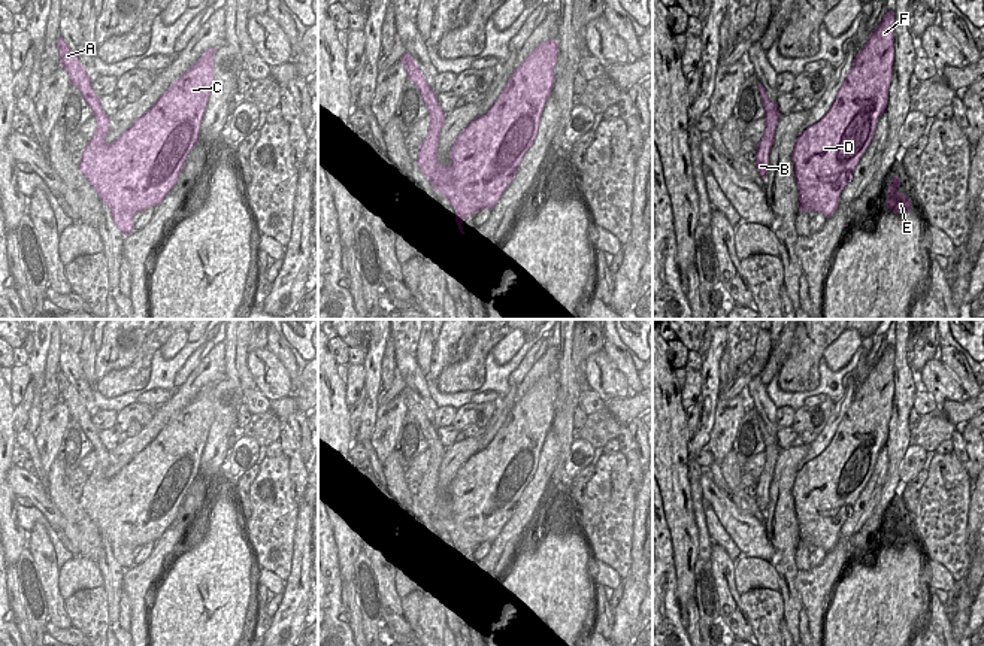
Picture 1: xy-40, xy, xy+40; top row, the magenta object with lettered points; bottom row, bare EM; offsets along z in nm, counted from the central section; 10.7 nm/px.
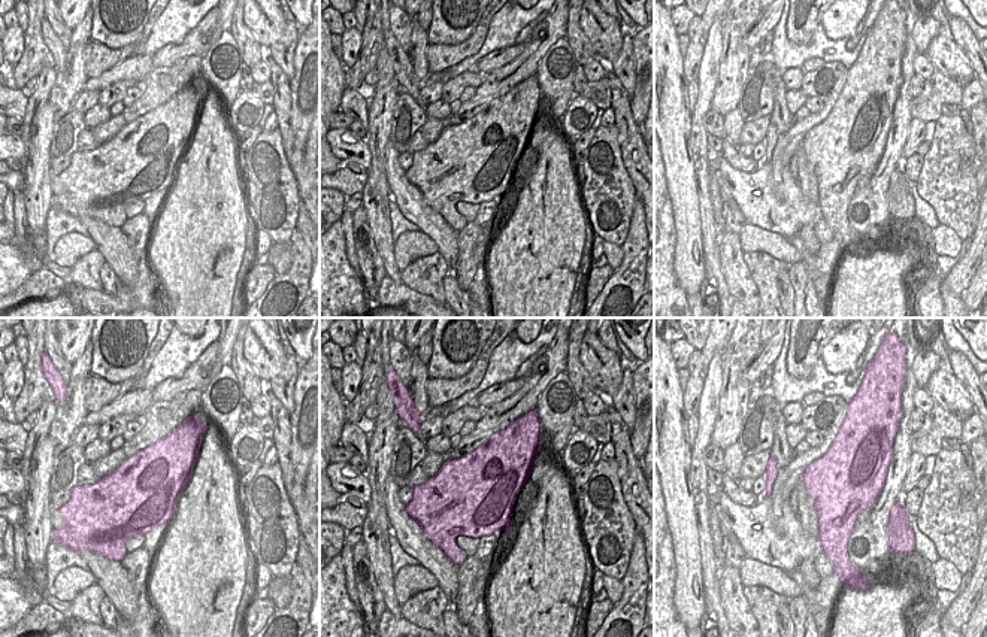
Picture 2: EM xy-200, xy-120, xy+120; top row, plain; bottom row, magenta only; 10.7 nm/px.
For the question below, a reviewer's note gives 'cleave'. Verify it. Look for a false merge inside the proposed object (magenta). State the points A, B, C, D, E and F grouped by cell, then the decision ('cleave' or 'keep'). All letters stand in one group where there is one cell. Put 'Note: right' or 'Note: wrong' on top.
Note: wrong
groups A B C D E F; keep

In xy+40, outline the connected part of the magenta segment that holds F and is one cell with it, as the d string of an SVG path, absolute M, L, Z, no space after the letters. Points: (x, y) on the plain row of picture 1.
M885 346L829 446L803 464L793 483L799 546L832 551L888 439L894 397L894 348Z

